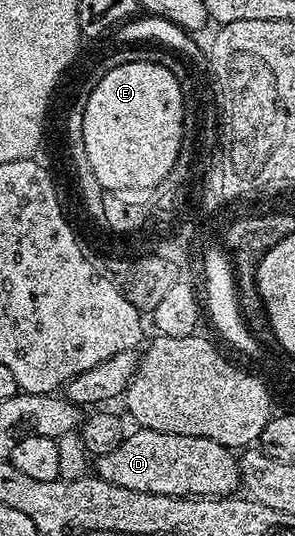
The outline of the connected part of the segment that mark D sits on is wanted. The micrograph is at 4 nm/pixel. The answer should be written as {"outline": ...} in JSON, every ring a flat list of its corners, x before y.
{"outline":[[146,428,130,431,118,449,111,450,111,454,96,457,95,474,99,479,115,486,123,486,123,490,182,498,229,498,236,493,233,492,236,488,242,487,238,457,219,442,211,442,211,438,199,438,191,434,167,434,163,430]]}

